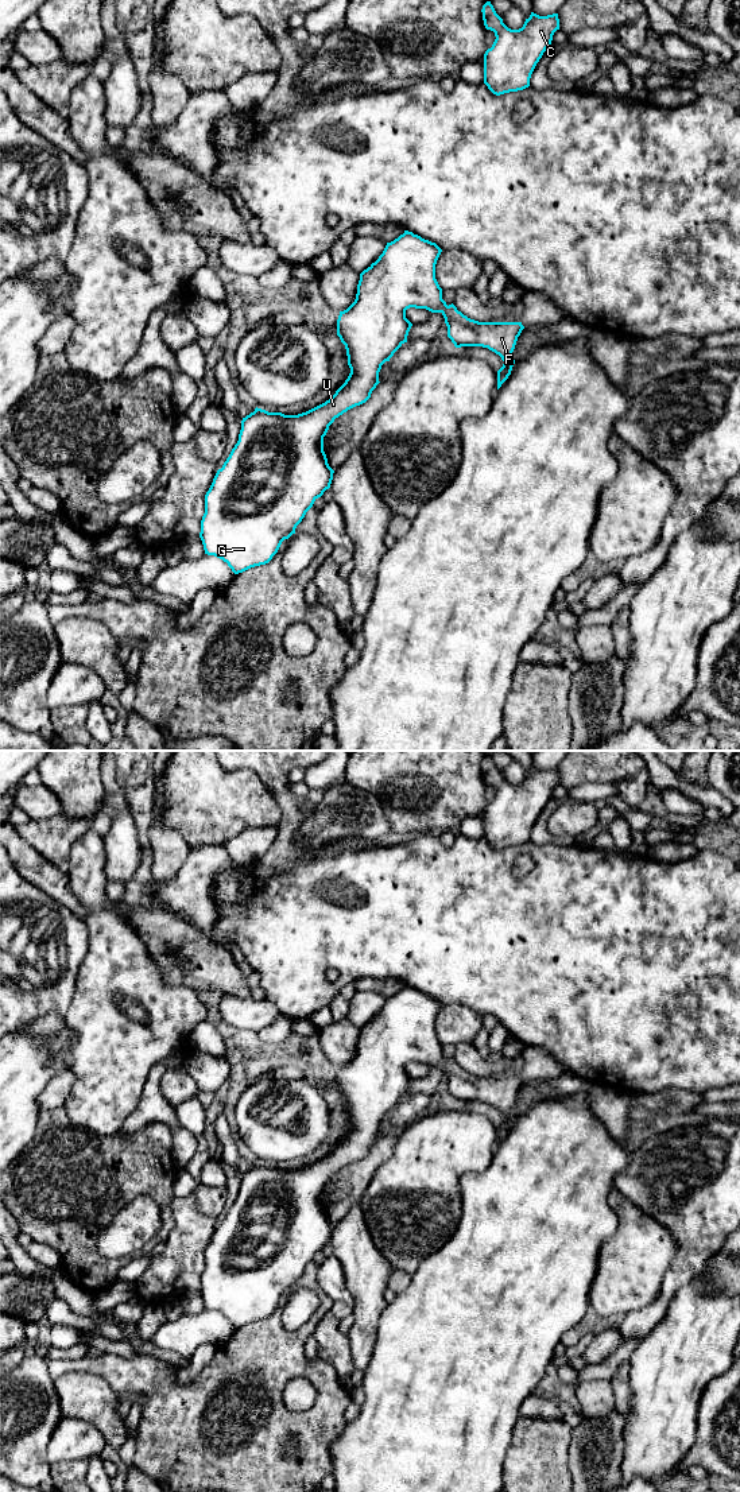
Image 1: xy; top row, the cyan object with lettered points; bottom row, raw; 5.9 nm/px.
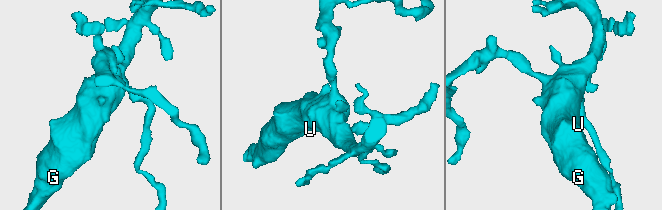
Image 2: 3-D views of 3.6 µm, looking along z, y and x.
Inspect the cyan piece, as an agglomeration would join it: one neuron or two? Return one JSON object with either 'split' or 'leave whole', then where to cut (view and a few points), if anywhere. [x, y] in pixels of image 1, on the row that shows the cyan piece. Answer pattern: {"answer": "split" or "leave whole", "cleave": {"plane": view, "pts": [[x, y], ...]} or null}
{"answer": "leave whole", "cleave": null}

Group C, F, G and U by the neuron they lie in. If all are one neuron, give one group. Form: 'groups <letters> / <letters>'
groups C F G U

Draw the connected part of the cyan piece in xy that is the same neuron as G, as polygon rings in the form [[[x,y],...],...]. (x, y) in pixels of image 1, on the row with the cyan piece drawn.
[[[404,230],[387,243],[379,259],[360,274],[356,299],[340,311],[337,319],[337,336],[345,345],[350,373],[329,400],[298,415],[256,407],[243,418],[239,441],[205,495],[199,532],[205,554],[222,559],[239,574],[268,563],[282,542],[295,534],[297,526],[333,480],[334,470],[323,452],[323,437],[336,418],[371,398],[380,383],[381,365],[407,342],[412,326],[406,318],[407,309],[441,313],[456,348],[483,346],[501,357],[504,364],[497,371],[497,390],[508,379],[515,364],[511,354],[524,326],[522,322],[479,322],[464,315],[453,303],[448,306],[435,279],[441,252],[435,243]]]

